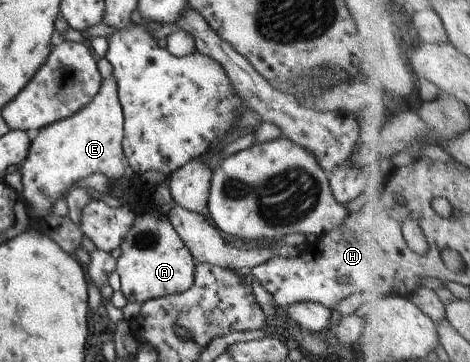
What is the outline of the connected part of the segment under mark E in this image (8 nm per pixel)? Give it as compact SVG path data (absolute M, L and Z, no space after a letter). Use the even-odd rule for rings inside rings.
M112 77L101 79L98 92L94 98L78 112L65 119L53 122L39 129L34 140L29 142L28 152L20 166L22 191L21 196L31 207L34 223L40 227L43 217L52 214L52 204L58 198L64 198L70 186L89 174L98 172L111 181L129 175L129 164L121 149L123 137L123 114L117 97L117 86Z

